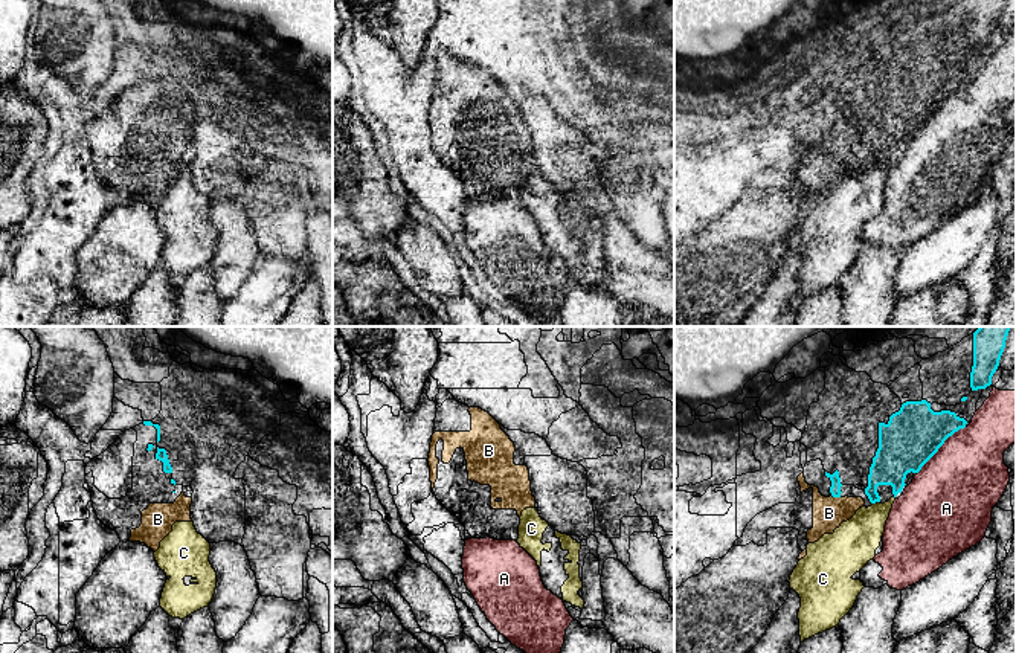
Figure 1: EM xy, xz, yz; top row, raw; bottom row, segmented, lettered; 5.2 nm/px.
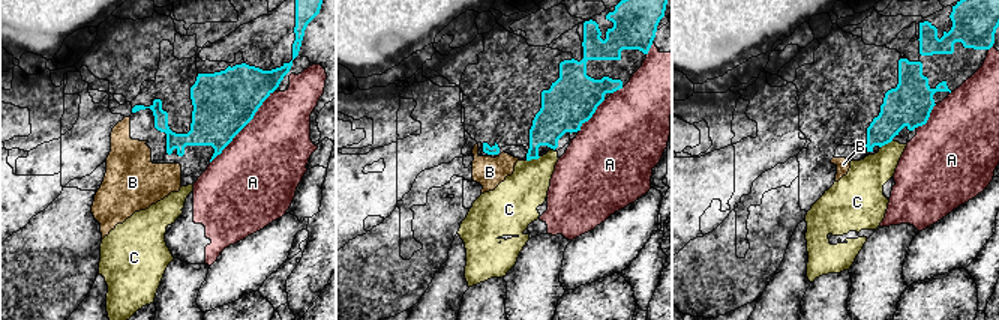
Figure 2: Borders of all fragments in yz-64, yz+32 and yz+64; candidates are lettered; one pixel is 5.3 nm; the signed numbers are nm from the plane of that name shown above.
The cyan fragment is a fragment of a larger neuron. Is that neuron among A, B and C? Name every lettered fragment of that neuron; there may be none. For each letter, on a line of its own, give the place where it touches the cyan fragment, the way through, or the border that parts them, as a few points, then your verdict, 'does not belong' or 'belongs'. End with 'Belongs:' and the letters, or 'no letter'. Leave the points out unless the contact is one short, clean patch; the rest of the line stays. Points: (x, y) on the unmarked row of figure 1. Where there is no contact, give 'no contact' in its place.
A: yz (940, 104) | does not belong
B: yz (836, 154) | belongs
C: no contact | does not belong
Belongs: B

